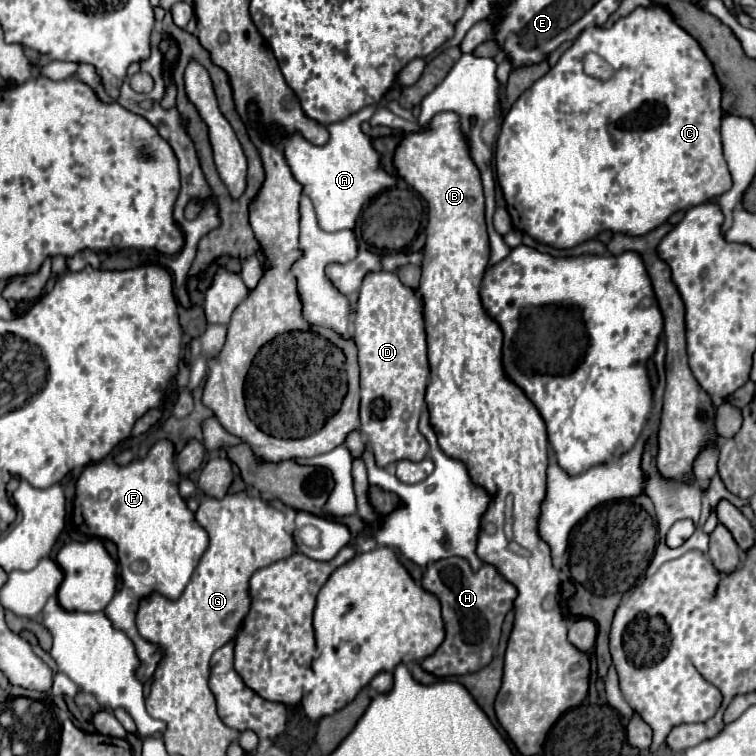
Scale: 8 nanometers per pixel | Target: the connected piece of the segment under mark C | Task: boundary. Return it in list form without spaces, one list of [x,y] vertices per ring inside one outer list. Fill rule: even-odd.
[[[637,7],[633,13],[627,17],[621,17],[615,25],[609,29],[605,27],[589,27],[585,29],[573,45],[561,55],[559,63],[541,79],[537,79],[511,107],[511,111],[505,115],[501,133],[497,137],[497,147],[495,147],[495,171],[497,171],[497,181],[501,185],[501,191],[507,201],[507,211],[511,215],[513,227],[521,233],[531,235],[537,243],[551,245],[555,249],[573,249],[575,245],[593,239],[601,231],[611,231],[611,233],[623,233],[623,235],[647,235],[661,223],[665,223],[673,213],[707,203],[723,195],[723,191],[731,189],[731,175],[727,171],[727,163],[723,159],[723,149],[721,149],[721,85],[715,77],[713,65],[699,47],[699,43],[683,31],[671,17],[671,13],[665,7]],[[595,51],[599,53],[615,71],[613,79],[607,83],[601,83],[591,77],[583,77],[583,67],[581,67],[581,57],[583,53]]]

